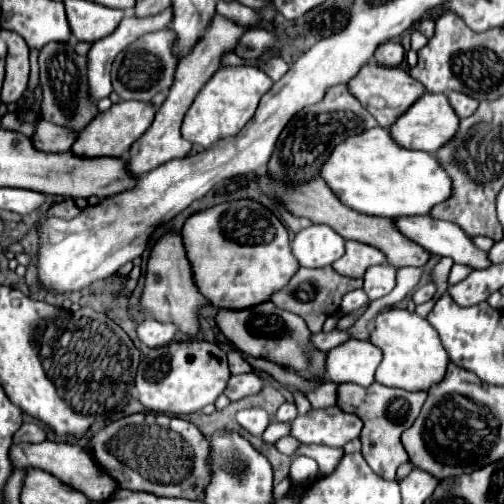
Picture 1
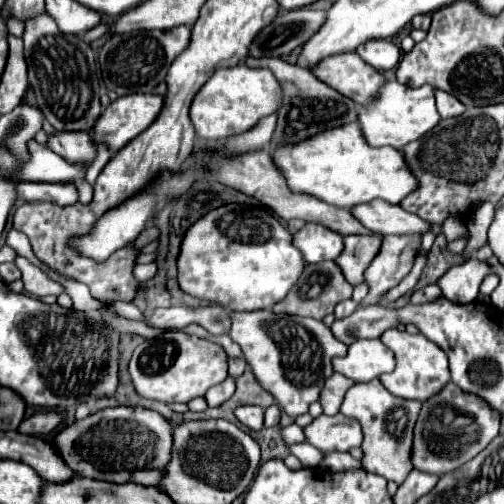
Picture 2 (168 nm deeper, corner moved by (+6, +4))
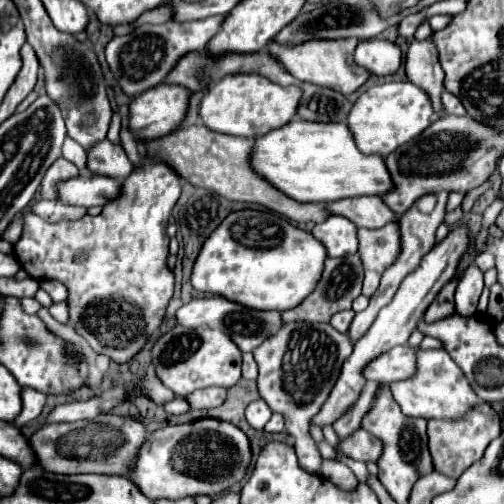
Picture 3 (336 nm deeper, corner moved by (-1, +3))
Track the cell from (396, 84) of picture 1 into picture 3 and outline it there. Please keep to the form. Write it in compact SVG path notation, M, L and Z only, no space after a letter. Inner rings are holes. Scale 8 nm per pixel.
M356 37L340 39L340 41L308 41L304 45L296 47L282 47L282 45L270 45L270 53L300 81L308 81L314 85L324 85L328 89L334 89L344 95L352 95L358 91L370 77L370 71L356 65L352 55L358 45Z

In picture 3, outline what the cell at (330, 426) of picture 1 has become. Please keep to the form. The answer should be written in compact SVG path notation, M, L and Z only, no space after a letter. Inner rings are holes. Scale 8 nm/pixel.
M356 429L350 437L340 439L338 449L340 449L340 453L344 453L346 457L356 459L356 461L376 461L380 457L382 445L380 445L378 437L370 435L364 429Z

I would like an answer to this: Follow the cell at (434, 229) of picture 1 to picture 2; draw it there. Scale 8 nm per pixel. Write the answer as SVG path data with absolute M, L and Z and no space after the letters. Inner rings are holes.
M373 200L373 204L361 204L361 208L351 208L351 214L371 232L387 234L425 234L429 222L421 220L417 214L405 212L401 206L385 204L383 200Z

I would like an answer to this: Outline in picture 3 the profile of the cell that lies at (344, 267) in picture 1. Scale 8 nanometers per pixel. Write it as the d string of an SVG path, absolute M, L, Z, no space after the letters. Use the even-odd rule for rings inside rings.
M398 223L380 229L358 229L358 255L364 265L362 295L370 297L380 283L382 271L396 259L400 251Z

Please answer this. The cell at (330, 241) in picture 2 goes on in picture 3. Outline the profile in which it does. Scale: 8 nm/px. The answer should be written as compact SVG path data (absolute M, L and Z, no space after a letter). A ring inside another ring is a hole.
M330 215L324 223L314 225L312 235L326 247L328 257L354 255L358 249L356 225L342 215Z

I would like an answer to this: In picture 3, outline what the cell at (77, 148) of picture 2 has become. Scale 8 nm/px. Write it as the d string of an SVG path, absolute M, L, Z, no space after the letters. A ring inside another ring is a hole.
M104 139L94 143L86 151L86 169L92 175L106 175L122 181L132 171L132 163L128 161L120 145L114 145L108 139Z

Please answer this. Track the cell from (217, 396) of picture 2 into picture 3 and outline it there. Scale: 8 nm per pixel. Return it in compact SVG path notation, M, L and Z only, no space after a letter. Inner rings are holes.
M208 387L196 393L190 393L186 401L192 405L192 409L210 409L210 407L220 407L226 401L226 395L228 395L228 389L224 387Z

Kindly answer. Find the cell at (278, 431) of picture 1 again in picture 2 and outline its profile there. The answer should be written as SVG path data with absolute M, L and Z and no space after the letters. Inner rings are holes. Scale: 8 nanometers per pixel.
M293 422L293 424L289 424L289 426L285 426L283 428L283 440L287 442L287 444L299 444L299 442L305 442L305 434L303 434L303 430Z

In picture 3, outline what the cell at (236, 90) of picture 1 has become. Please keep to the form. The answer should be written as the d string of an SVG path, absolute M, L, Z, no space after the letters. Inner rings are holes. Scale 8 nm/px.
M238 73L216 81L200 103L202 123L214 133L234 137L262 137L272 129L284 127L294 115L300 101L300 87L280 87L258 73Z

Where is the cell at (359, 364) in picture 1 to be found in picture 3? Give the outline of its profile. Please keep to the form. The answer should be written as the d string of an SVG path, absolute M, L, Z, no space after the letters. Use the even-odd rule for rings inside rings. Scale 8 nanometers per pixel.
M402 345L402 347L394 347L388 353L378 355L376 359L372 359L362 375L368 381L384 381L384 383L392 383L398 379L406 379L408 375L412 375L416 369L416 357L412 353L412 347Z

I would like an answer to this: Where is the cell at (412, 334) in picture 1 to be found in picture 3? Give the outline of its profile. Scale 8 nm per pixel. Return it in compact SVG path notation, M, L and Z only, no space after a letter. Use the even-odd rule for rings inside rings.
M416 347L416 373L404 381L396 381L390 385L396 403L402 413L408 417L424 417L424 419L440 419L440 417L462 417L476 405L480 399L472 393L464 373L452 361L452 357L444 349L422 349Z

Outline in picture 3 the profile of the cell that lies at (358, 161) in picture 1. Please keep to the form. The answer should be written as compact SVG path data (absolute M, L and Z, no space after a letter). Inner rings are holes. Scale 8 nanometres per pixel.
M292 119L284 129L274 129L272 133L266 133L264 137L256 139L254 153L252 153L252 167L256 173L264 175L274 187L278 187L288 197L302 201L302 203L332 203L346 197L362 197L362 195L386 195L396 185L392 181L392 175L386 167L386 157L374 153L364 155L352 137L352 131L346 123L310 123Z

